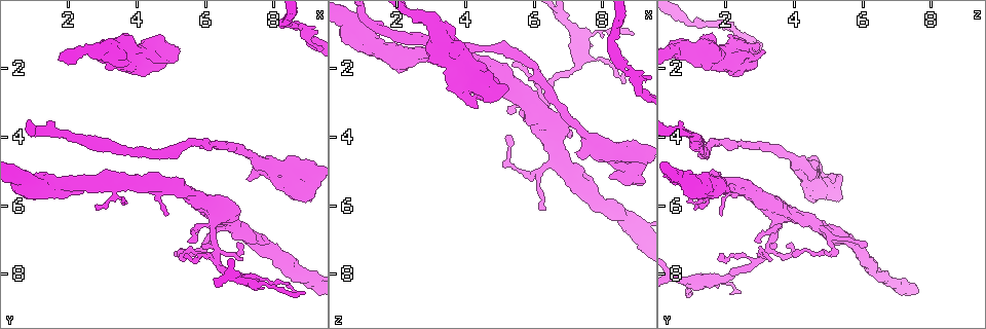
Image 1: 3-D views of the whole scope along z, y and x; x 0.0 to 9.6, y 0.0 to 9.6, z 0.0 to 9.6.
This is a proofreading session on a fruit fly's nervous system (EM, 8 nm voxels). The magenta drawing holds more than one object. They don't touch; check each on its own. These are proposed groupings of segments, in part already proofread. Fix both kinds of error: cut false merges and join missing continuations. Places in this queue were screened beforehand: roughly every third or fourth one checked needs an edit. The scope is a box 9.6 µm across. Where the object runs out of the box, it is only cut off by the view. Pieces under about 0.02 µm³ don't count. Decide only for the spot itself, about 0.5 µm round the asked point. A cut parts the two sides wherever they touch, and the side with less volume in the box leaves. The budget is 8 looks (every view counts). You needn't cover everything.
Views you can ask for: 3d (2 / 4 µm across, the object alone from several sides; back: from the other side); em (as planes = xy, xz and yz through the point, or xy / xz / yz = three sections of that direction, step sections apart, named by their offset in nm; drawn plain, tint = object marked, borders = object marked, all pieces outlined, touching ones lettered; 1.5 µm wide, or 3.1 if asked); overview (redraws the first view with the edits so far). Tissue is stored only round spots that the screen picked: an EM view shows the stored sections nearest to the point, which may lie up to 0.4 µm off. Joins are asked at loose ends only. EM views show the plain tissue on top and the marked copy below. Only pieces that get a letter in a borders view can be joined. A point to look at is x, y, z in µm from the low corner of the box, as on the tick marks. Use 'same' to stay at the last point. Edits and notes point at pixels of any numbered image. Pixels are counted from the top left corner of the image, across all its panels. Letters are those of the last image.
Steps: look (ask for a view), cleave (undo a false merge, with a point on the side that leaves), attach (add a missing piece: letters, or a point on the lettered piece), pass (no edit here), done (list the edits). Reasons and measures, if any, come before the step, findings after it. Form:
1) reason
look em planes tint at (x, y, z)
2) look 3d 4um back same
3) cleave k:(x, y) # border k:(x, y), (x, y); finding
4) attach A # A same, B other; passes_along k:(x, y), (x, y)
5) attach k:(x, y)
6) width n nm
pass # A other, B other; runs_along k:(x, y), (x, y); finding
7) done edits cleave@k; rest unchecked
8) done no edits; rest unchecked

thin end
look 3d 4um back at (8.90, 8.45, 0.95)

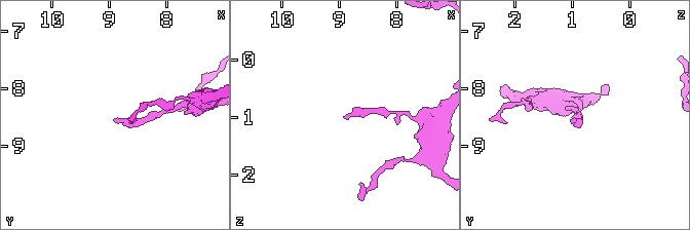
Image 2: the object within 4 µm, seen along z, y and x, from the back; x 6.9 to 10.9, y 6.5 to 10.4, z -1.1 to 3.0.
need the tissue
look em planes borders at (8.90, 8.50, 1.00)

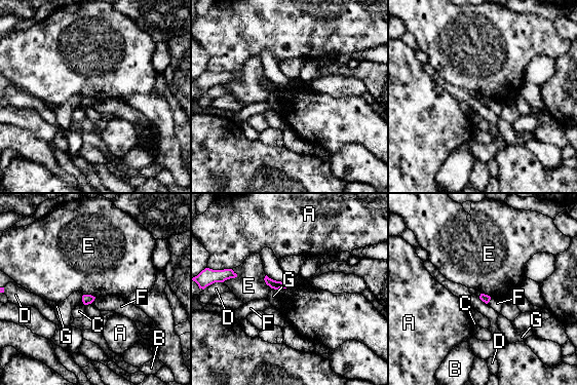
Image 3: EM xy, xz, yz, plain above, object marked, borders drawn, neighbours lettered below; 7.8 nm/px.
pass # A other, B other, C other, D other, E other, F other, G other; border 3:(237, 274), (223, 281); no lettered piece goes on from it

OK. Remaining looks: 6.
sudden change in width
look 3d 4um at (7.05, 8.00, 2.10)

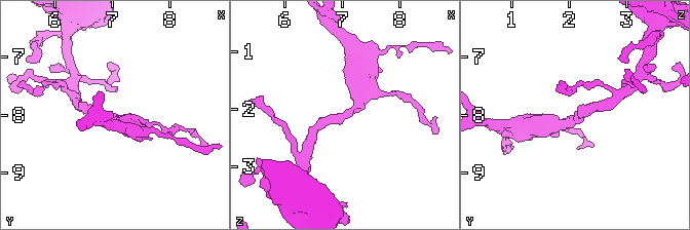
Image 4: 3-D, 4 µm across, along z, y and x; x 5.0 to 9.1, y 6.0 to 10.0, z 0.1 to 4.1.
look em xy step 4 tint at (7.05, 8.05, 2.10)

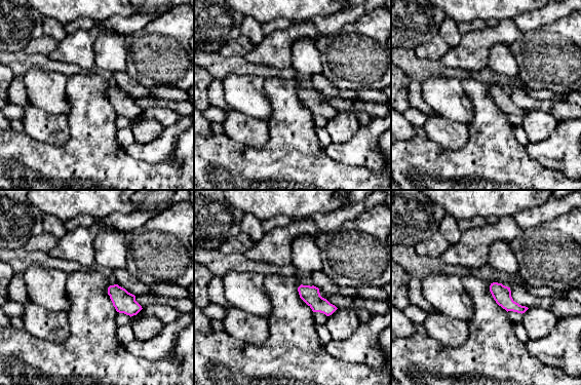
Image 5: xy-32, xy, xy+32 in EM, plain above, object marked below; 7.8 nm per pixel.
look em planes borders same

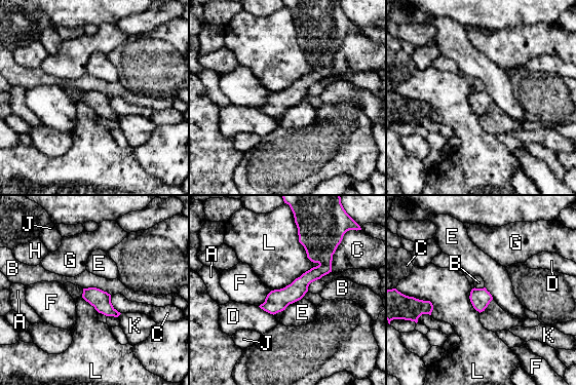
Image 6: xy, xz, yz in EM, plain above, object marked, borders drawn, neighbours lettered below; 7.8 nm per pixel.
width 160 nm
pass # A other, B other, C other, D other, E other, F other, G other, H other, J other, K other, L other; runs_along 6:(306, 235), (317, 267), (272, 311); one cell here

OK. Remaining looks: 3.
thick end
look 3d 2um at (2.10, 5.55, 2.15)

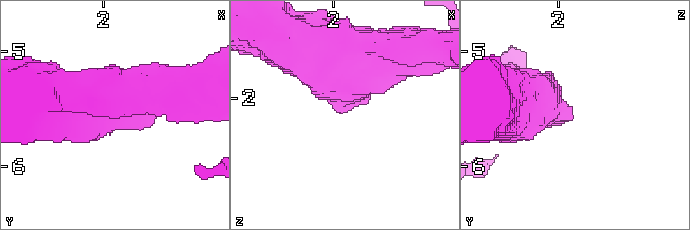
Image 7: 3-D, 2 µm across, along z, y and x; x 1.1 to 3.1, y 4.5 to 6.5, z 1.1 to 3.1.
shape alone is not enough
look em xy step 8 borders at (2.10, 5.54, 2.14)

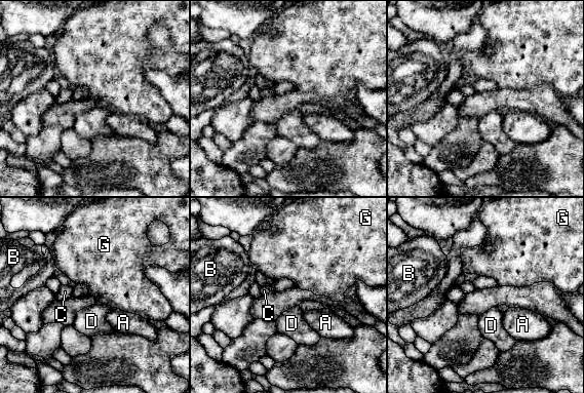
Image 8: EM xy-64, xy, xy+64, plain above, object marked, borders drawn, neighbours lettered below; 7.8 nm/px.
another direction
look em planes borders same

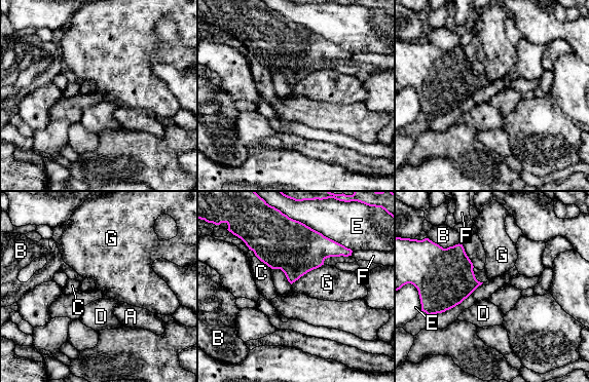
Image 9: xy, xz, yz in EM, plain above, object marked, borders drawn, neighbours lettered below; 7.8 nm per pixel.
pass # A other, B other, C other, D other, E other, F other, G other; border 9:(324, 264), (307, 271), (291, 283); none of them fits

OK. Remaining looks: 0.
done no edits; rest unchecked

